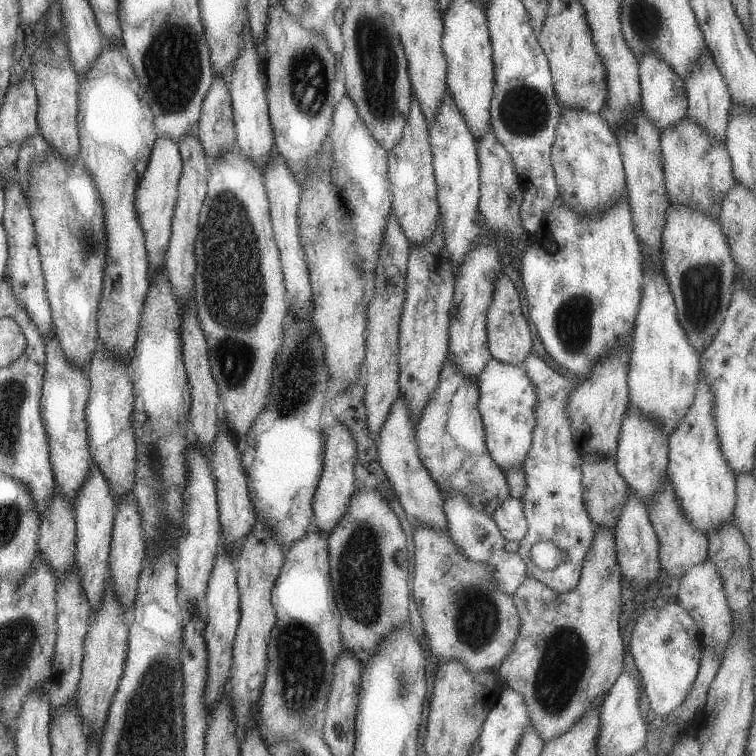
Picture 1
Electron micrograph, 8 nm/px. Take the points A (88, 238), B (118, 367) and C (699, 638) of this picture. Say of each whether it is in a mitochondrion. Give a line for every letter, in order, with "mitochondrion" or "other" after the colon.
A: mitochondrion
B: other
C: other

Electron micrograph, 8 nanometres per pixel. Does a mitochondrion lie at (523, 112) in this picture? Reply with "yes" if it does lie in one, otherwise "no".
yes

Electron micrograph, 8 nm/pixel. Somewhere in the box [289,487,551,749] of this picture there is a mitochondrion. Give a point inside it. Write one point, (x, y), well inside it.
(359, 575)

